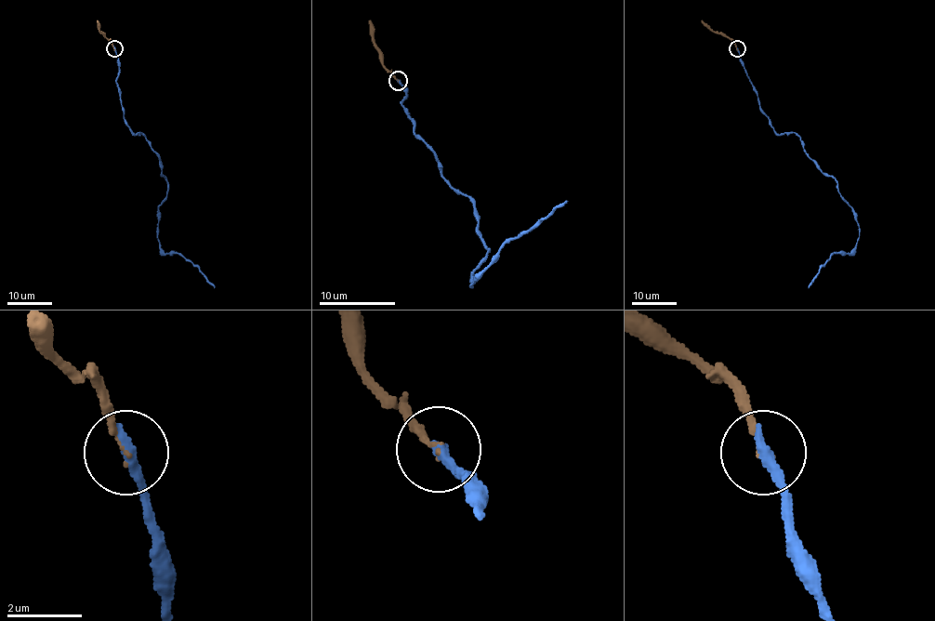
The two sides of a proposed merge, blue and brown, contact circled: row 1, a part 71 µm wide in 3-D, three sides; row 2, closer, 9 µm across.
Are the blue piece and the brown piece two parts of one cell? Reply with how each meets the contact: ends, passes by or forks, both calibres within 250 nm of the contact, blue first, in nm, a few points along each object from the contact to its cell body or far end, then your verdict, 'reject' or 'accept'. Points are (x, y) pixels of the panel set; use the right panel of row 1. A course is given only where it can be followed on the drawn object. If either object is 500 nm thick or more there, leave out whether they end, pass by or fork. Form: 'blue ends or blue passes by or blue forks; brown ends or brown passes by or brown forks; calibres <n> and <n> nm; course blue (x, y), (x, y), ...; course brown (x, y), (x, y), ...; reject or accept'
blue ends; brown ends; calibres 360 and 130 nm; course blue (736, 49), (769, 125), (799, 138), (836, 181), (859, 228), (856, 247), (835, 253), (809, 286); course brown (736, 49), (735, 44), (726, 35), (709, 30), (701, 20); accept

